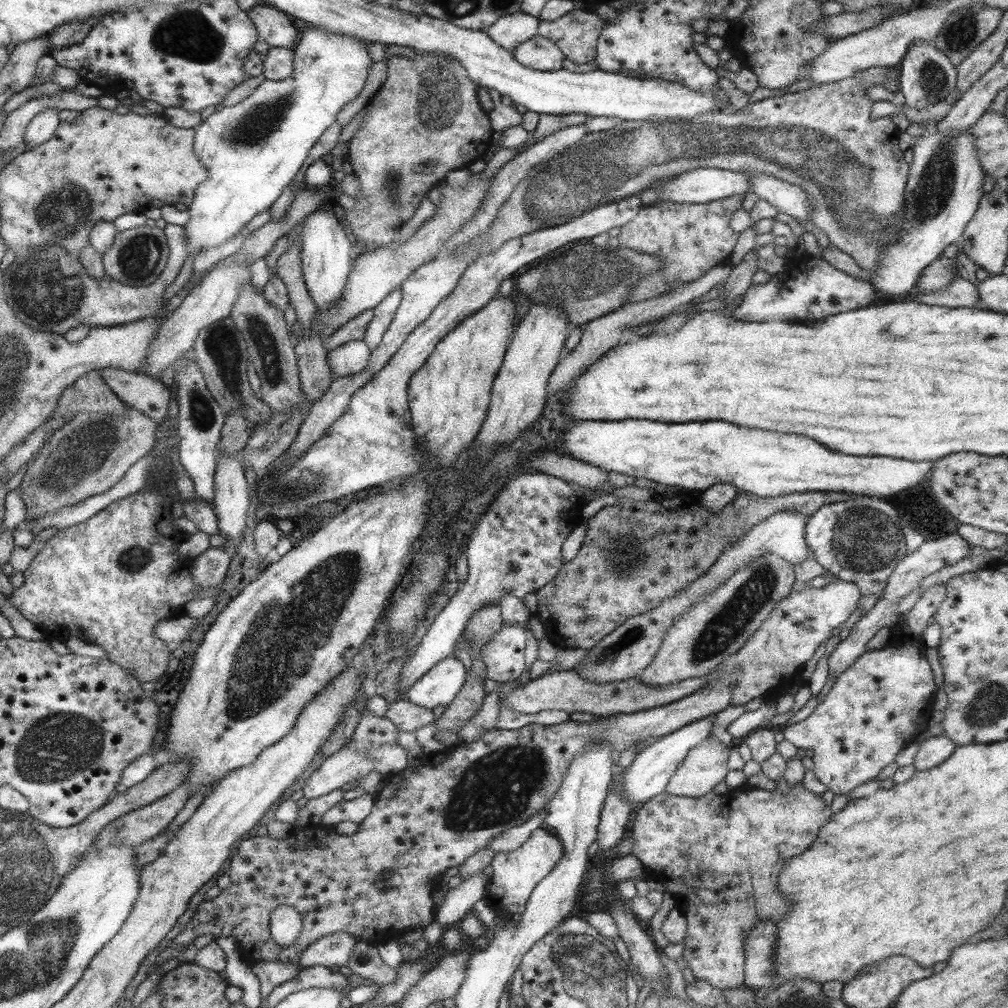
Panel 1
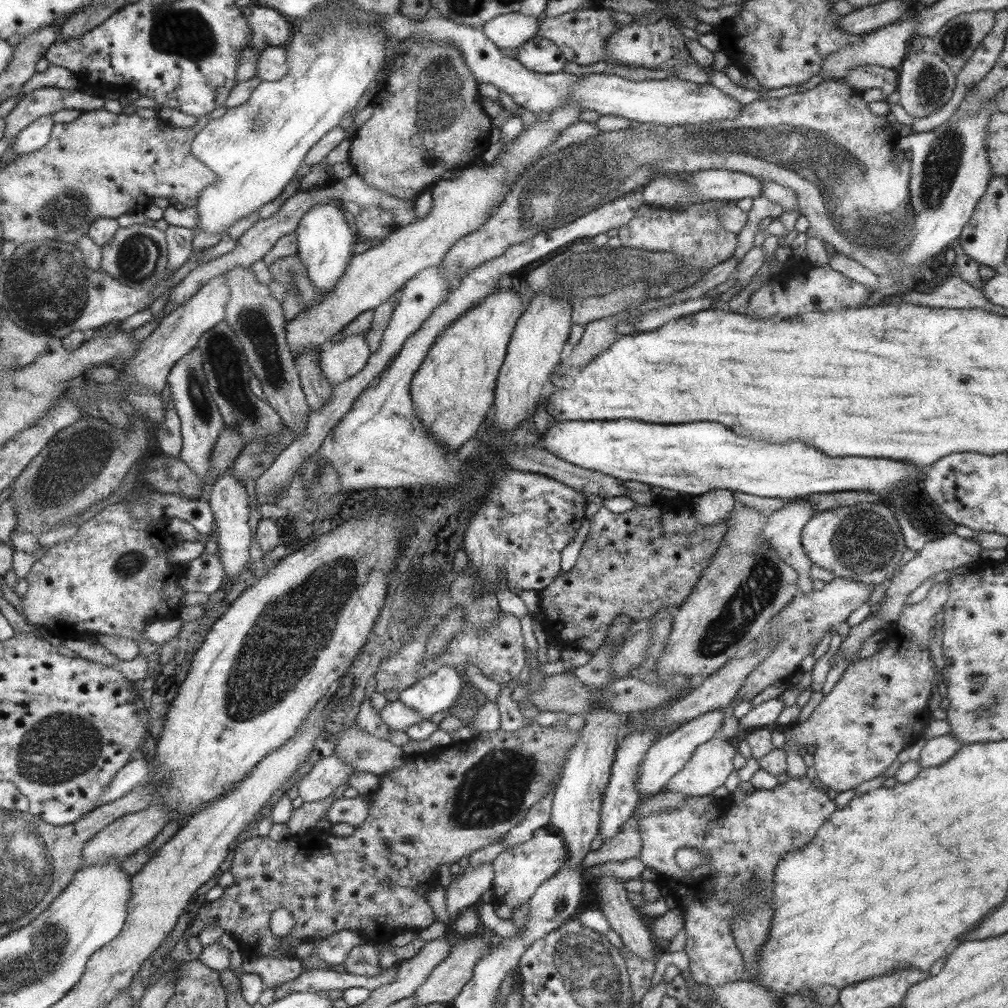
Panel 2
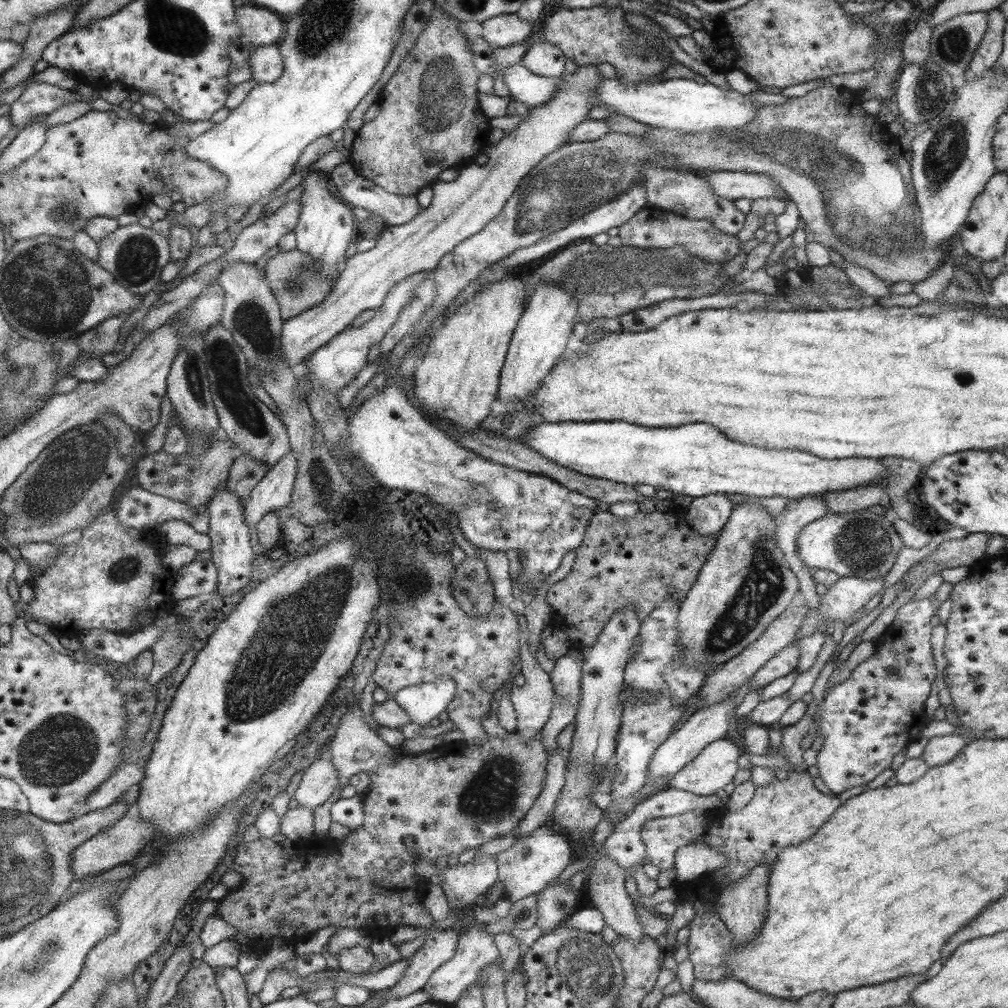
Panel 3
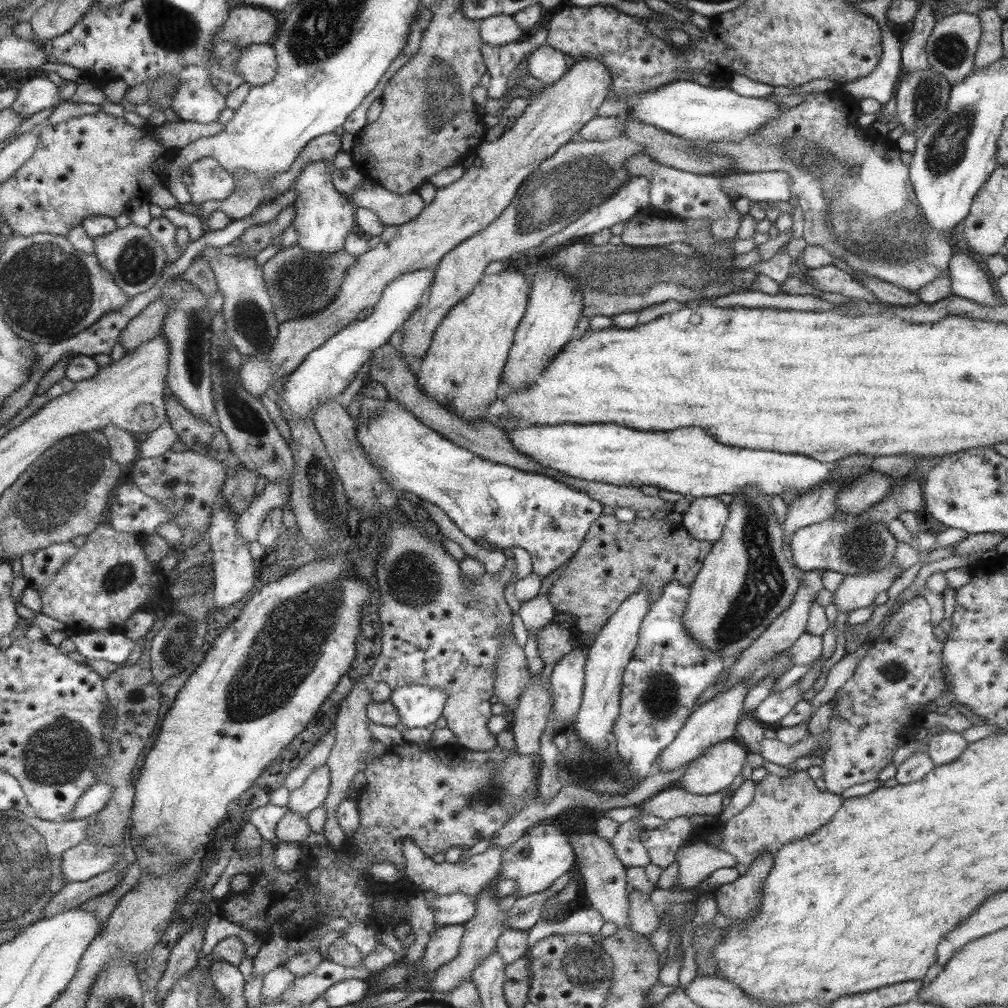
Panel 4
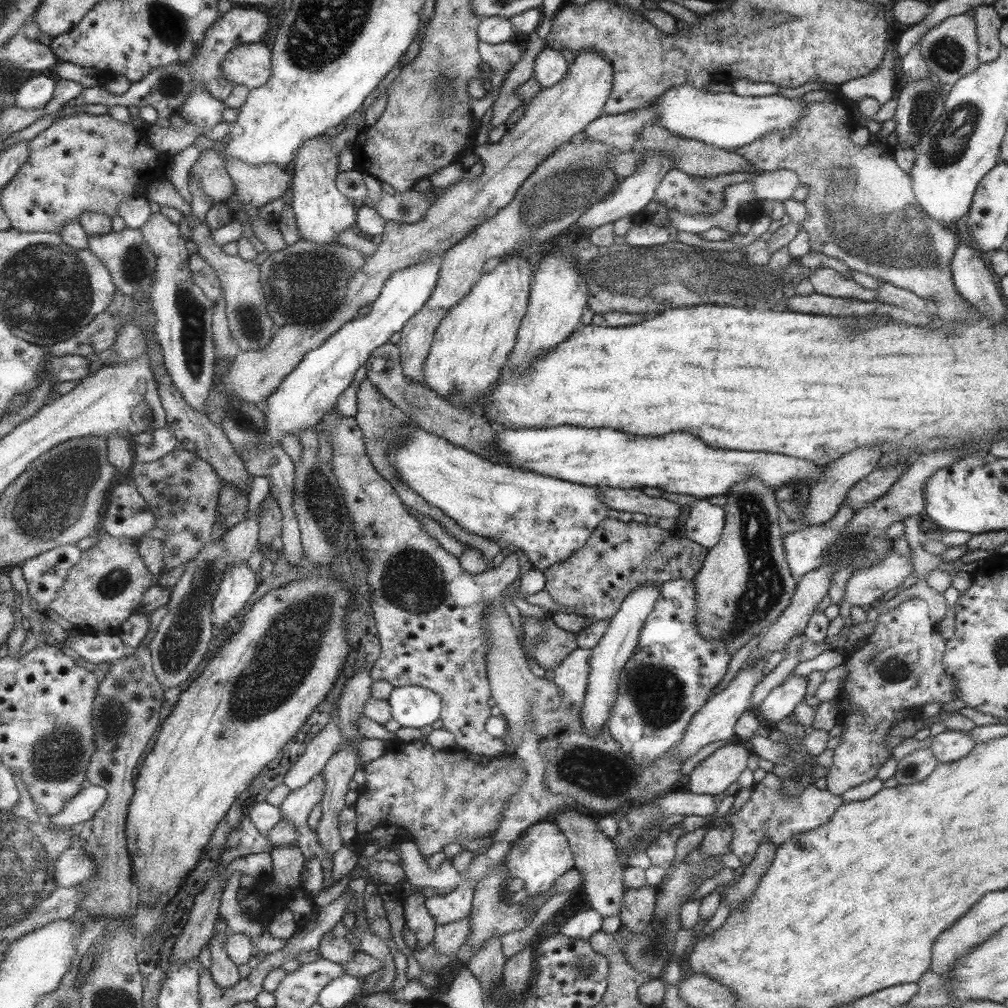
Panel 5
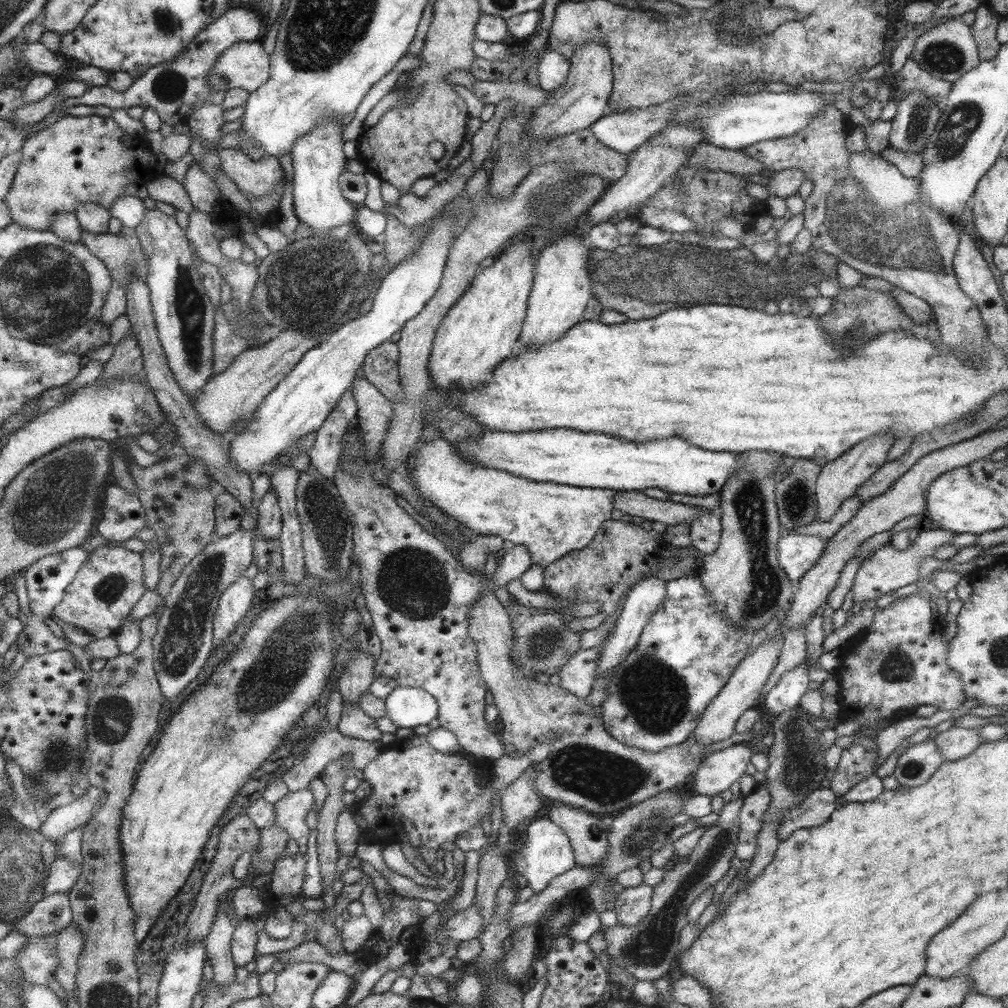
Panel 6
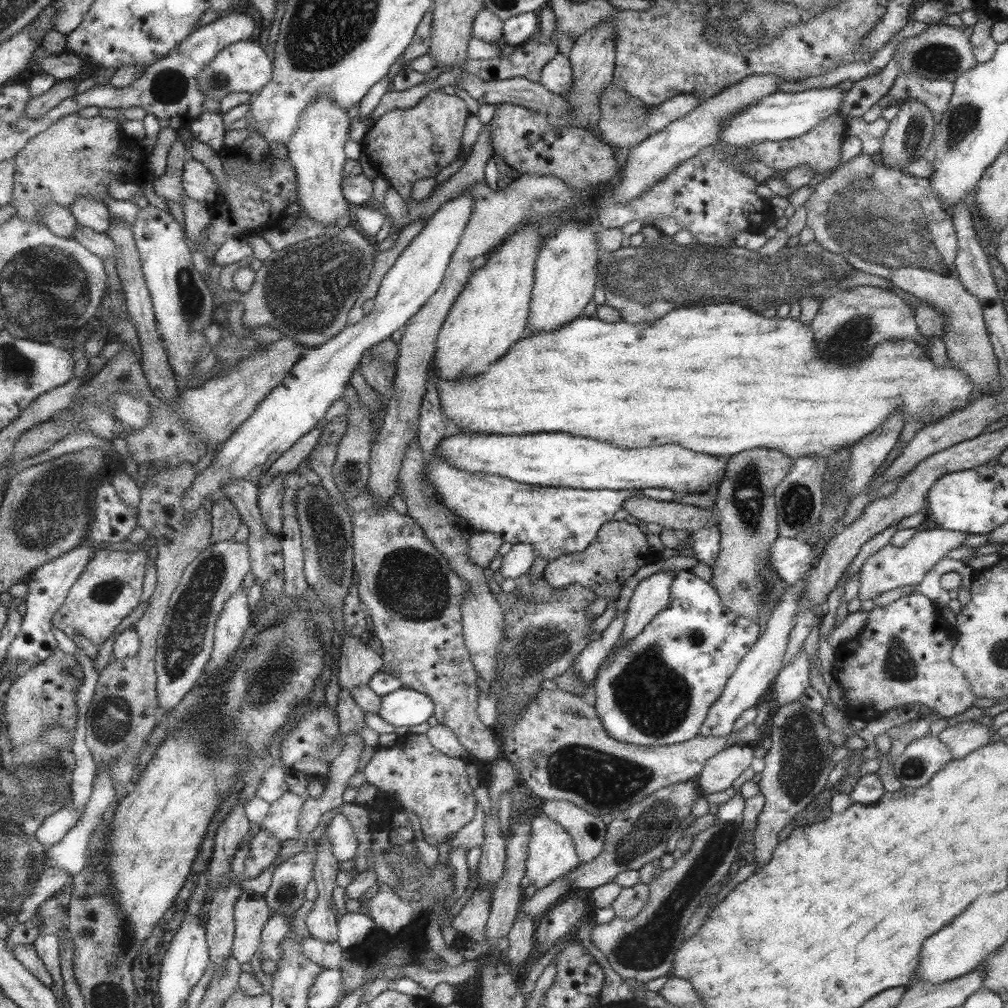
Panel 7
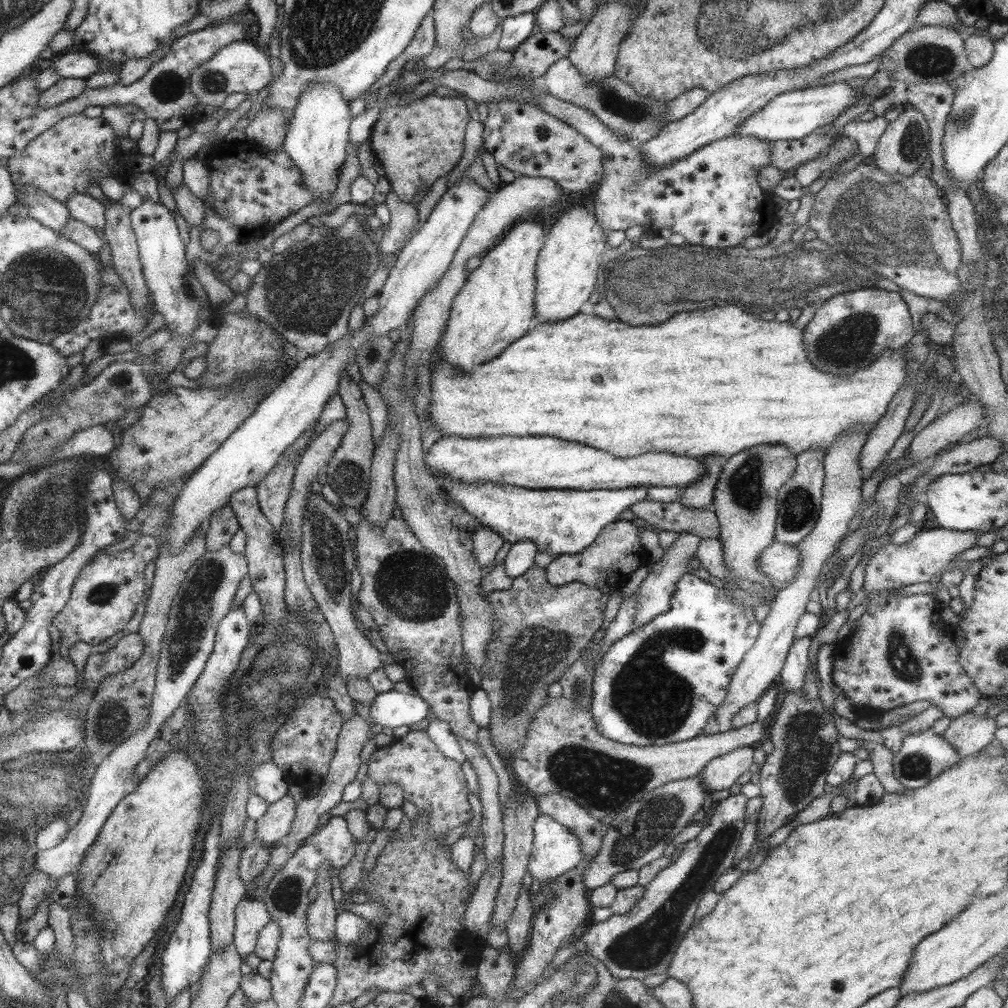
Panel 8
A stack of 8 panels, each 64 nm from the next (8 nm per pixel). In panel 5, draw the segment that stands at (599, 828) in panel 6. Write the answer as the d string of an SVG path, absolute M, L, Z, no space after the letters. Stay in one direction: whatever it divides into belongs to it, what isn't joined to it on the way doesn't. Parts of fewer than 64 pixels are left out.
M565 808L555 812L550 819L557 823L557 827L561 828L561 832L568 837L572 855L576 859L575 870L583 878L582 894L589 902L589 908L602 917L619 917L620 906L624 900L624 868L617 861L615 844L610 838L601 834L597 822L594 822L589 814L581 809Z

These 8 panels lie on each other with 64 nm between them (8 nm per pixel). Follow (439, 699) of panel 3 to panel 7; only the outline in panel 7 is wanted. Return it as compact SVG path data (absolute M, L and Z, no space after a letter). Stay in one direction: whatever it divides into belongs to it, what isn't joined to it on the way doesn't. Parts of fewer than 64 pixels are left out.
M399 687L380 697L377 715L387 724L399 728L426 722L434 710L433 701L425 693Z

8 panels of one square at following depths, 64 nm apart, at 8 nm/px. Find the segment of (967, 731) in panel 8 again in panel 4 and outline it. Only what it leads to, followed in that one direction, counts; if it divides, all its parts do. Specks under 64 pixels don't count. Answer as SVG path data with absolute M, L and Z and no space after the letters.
M950 731L941 732L929 736L927 756L934 766L939 766L952 763L955 759L960 758L967 748L968 743L961 734Z

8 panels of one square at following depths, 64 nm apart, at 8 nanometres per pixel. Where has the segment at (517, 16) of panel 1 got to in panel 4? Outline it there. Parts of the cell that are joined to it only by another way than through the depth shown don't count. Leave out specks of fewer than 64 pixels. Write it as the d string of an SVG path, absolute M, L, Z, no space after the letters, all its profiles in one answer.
M503 14L491 16L479 22L479 40L490 46L504 46L518 42L519 37L526 34L516 24L512 16Z

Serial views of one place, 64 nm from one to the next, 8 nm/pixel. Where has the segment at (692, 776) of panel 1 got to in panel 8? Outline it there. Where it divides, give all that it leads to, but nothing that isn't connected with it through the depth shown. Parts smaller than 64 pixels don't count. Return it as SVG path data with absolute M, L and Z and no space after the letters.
M747 746L711 759L699 773L703 787L707 792L727 790L749 768L751 758L753 750Z

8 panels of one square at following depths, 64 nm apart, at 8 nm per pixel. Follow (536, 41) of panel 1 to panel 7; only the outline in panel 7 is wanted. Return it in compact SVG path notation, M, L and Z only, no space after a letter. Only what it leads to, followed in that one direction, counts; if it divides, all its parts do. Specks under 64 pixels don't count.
M561 53L555 54L543 65L537 82L549 92L565 98L575 83L571 62Z

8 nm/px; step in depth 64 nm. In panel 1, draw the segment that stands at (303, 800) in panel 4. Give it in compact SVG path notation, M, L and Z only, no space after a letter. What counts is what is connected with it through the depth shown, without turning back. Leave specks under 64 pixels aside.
M365 711L361 714L359 722L353 730L353 735L350 737L350 744L343 745L335 754L324 758L323 762L317 766L317 769L301 786L303 798L307 800L325 795L333 790L340 789L346 782L363 778L367 772L371 772L373 765L367 759L367 754L371 752L371 748L383 745L395 745L398 729L385 717L377 717Z

